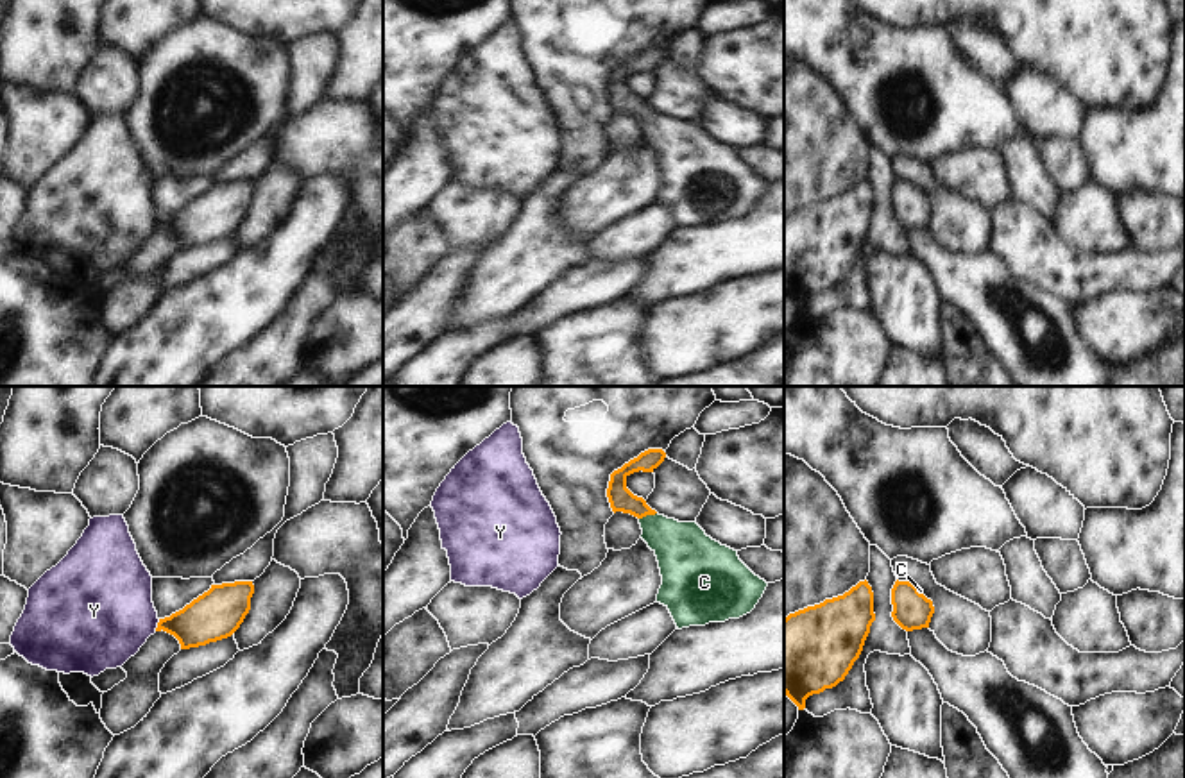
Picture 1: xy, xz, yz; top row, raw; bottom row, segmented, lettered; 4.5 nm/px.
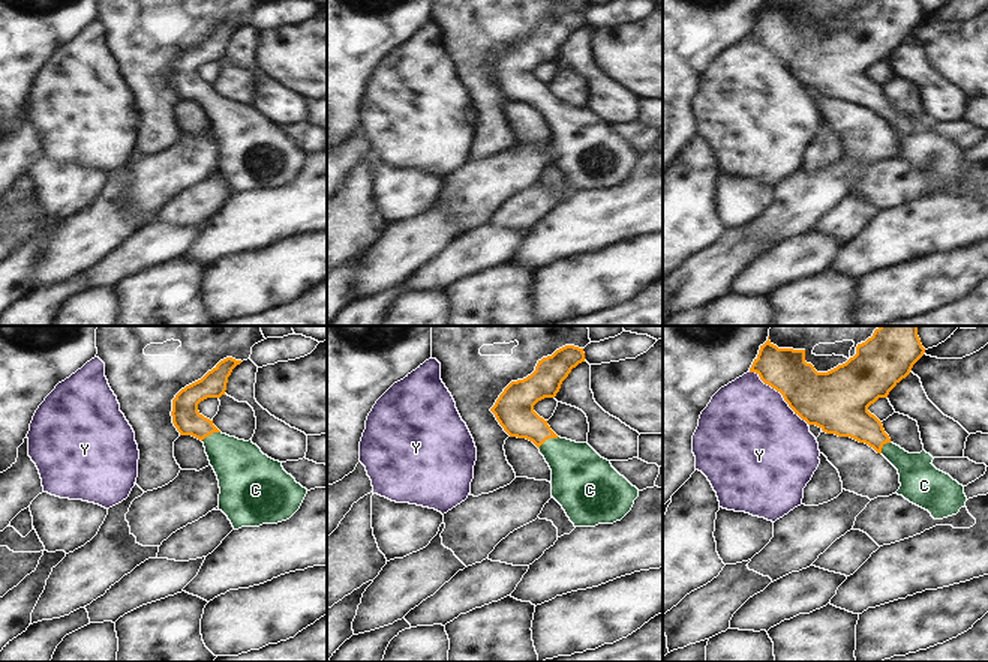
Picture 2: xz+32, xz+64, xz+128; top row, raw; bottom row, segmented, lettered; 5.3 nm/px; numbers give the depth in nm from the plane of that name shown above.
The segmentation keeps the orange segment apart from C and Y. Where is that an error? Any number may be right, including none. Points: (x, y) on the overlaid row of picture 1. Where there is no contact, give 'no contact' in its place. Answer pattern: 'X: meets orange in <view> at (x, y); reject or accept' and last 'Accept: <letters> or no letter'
C: meets orange in xz at (647, 514); accept
Y: meets orange in xy at (158, 625); reject
Accept: C

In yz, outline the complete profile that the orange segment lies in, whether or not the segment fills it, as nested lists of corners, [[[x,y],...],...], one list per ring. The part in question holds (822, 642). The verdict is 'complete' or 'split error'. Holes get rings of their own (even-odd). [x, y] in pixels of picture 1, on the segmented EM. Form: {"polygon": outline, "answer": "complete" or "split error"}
{"polygon": [[[866,579],[843,596],[825,599],[784,619],[784,694],[798,710],[806,708],[809,696],[845,680],[863,651],[874,621],[874,592]]], "answer": "complete"}

